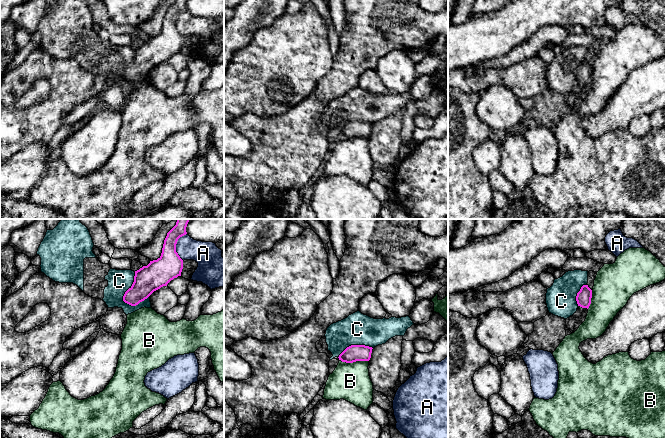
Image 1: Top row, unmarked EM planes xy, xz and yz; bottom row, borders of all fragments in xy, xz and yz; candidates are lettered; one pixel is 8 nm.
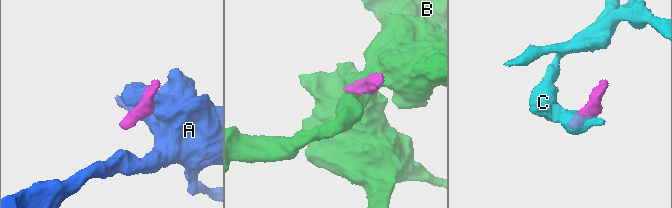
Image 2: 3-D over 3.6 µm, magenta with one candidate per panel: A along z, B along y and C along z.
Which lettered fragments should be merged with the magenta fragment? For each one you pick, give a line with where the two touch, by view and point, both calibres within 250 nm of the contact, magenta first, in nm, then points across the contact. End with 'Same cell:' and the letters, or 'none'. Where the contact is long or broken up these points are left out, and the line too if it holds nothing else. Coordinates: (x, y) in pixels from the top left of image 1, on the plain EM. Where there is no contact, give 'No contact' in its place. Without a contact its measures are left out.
Same cell: none

